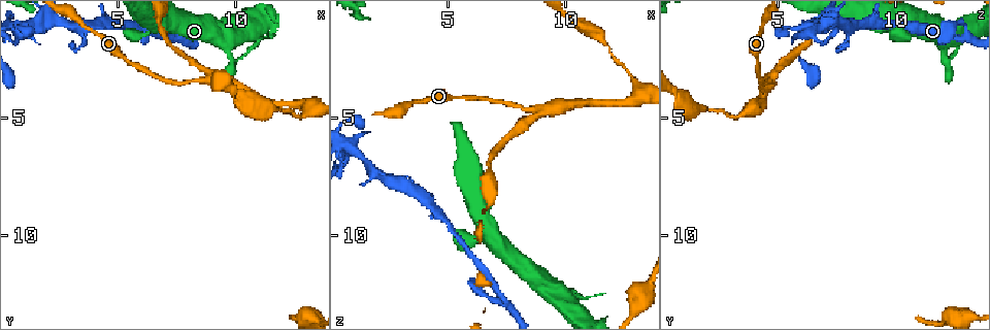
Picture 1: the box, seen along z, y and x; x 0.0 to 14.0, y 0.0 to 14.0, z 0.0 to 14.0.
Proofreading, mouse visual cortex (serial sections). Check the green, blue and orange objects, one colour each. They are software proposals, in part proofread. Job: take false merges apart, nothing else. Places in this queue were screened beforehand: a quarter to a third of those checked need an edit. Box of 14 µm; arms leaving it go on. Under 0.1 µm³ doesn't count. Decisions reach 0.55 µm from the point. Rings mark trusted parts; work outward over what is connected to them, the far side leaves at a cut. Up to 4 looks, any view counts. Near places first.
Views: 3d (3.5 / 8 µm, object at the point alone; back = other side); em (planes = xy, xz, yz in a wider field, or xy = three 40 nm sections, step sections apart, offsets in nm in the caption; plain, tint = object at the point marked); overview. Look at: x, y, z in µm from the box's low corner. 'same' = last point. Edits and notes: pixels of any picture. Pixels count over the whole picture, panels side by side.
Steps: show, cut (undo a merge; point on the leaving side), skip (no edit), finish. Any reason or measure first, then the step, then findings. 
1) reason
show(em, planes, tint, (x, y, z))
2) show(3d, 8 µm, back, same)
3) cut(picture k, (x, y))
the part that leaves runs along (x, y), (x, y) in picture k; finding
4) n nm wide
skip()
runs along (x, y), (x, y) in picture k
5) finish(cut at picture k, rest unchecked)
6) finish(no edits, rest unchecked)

four or more arms meet
show(em, xy, step 2, tint, (0.9, 1.3, 6.3))

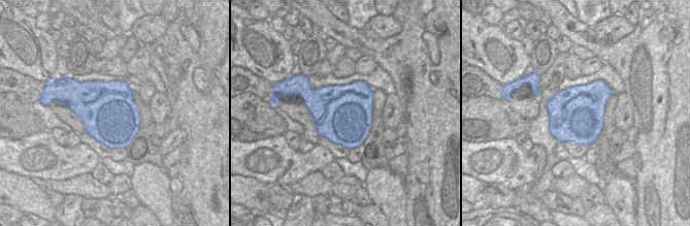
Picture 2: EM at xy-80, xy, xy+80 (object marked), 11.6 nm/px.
see where the arms go
show(3d, 3.5 µm, same)

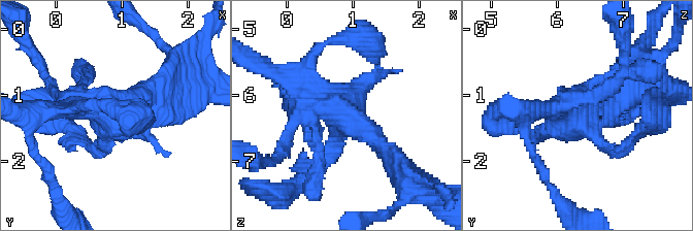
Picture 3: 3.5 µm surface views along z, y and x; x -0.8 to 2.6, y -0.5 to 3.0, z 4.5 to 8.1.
700 nm wide
skip()
runs along (159, 94), (108, 110), (79, 94), (86, 78) in picture 3; continuous, no second cell

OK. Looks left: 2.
two arms in line, one across
show(3d, 3.5 µm, (8.9, 3.4, 4.6))

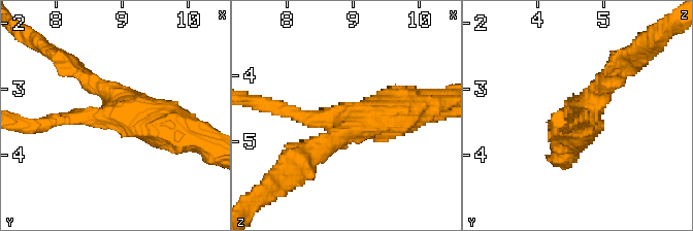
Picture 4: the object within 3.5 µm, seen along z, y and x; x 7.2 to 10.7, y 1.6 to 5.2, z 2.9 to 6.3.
skip()
runs along (48, 124), (128, 113), (178, 130) in picture 4; one cell here

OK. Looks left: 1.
finish(no edits, rest unchecked)

